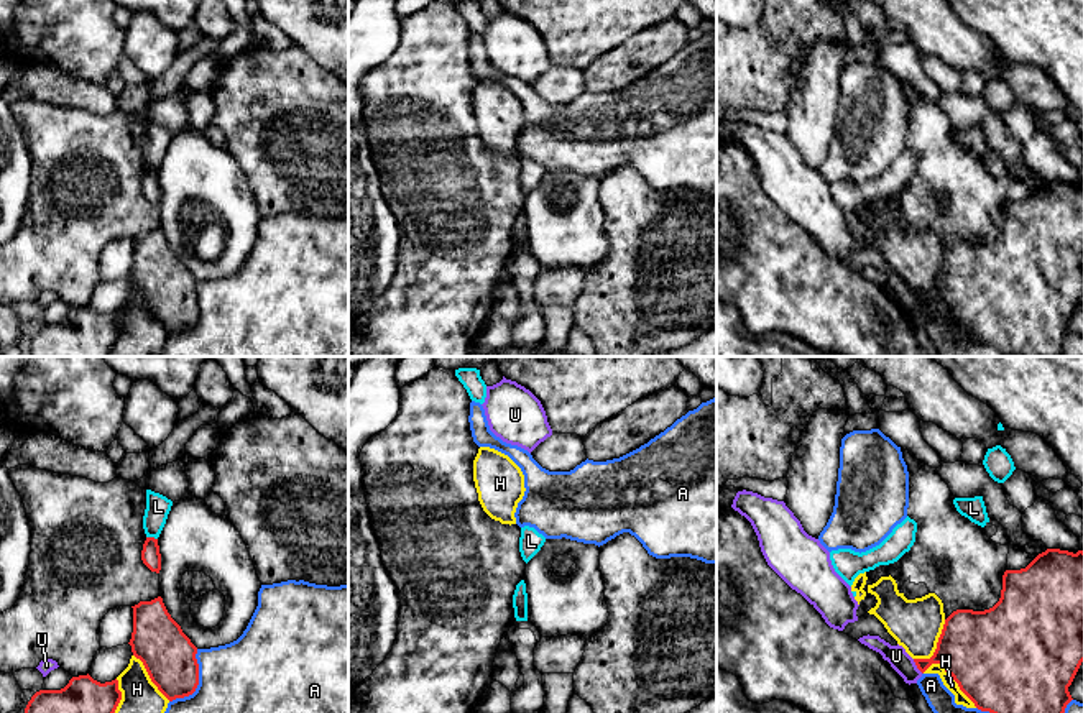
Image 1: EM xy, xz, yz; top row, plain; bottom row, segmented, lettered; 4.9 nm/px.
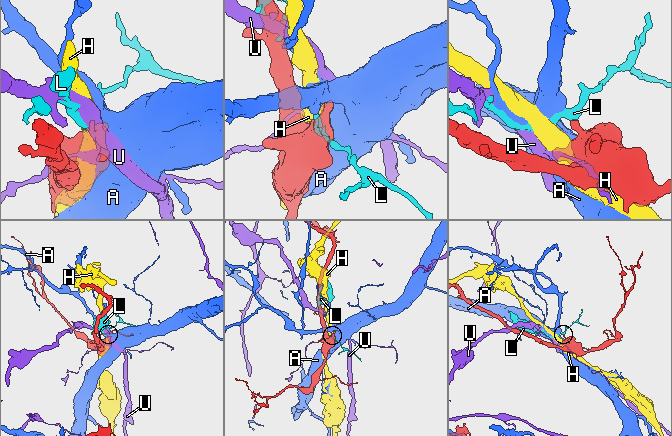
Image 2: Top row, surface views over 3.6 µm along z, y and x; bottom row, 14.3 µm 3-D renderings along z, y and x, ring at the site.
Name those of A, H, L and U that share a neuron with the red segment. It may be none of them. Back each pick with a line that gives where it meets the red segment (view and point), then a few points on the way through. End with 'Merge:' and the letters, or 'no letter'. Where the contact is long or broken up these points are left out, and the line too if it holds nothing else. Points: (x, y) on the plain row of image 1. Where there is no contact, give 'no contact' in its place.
Merge: no letter

